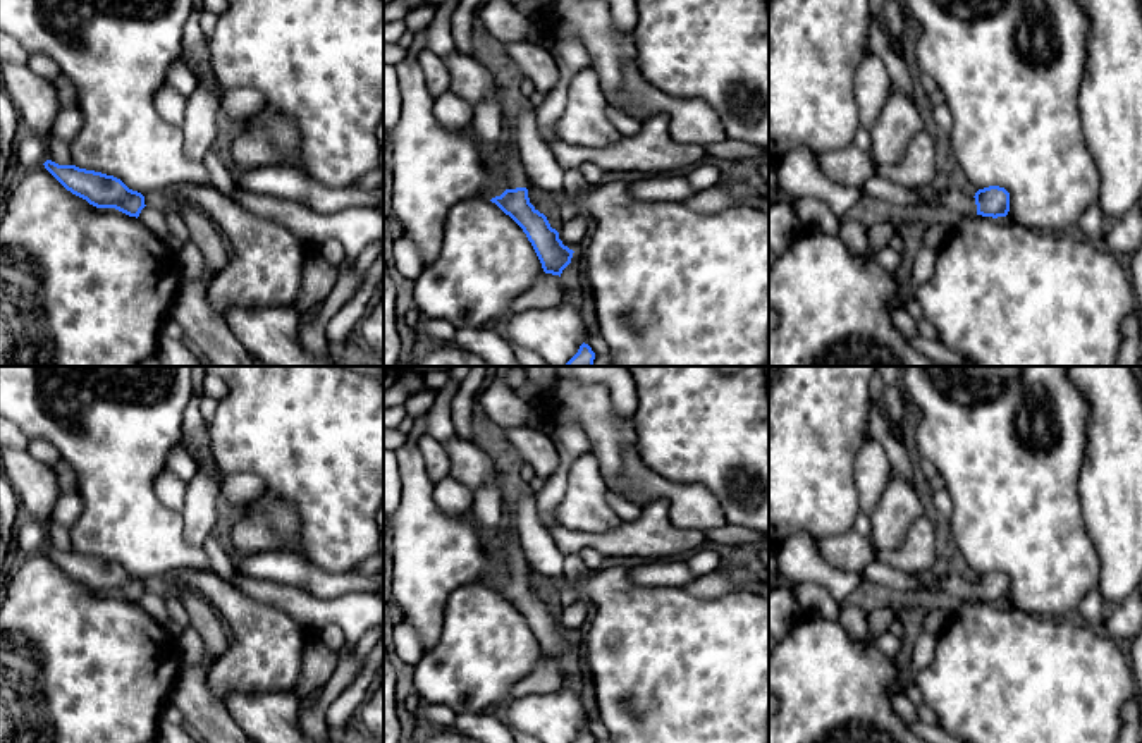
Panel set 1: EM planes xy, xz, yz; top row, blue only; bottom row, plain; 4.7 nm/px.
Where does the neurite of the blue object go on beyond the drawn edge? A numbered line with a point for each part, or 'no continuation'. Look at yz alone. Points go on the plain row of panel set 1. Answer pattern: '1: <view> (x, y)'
1: yz (955, 589)

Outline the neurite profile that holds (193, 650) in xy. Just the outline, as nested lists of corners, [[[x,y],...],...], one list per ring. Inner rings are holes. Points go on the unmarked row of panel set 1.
[[[193,626],[177,633],[177,643],[184,666],[200,666],[210,662],[206,645]]]

